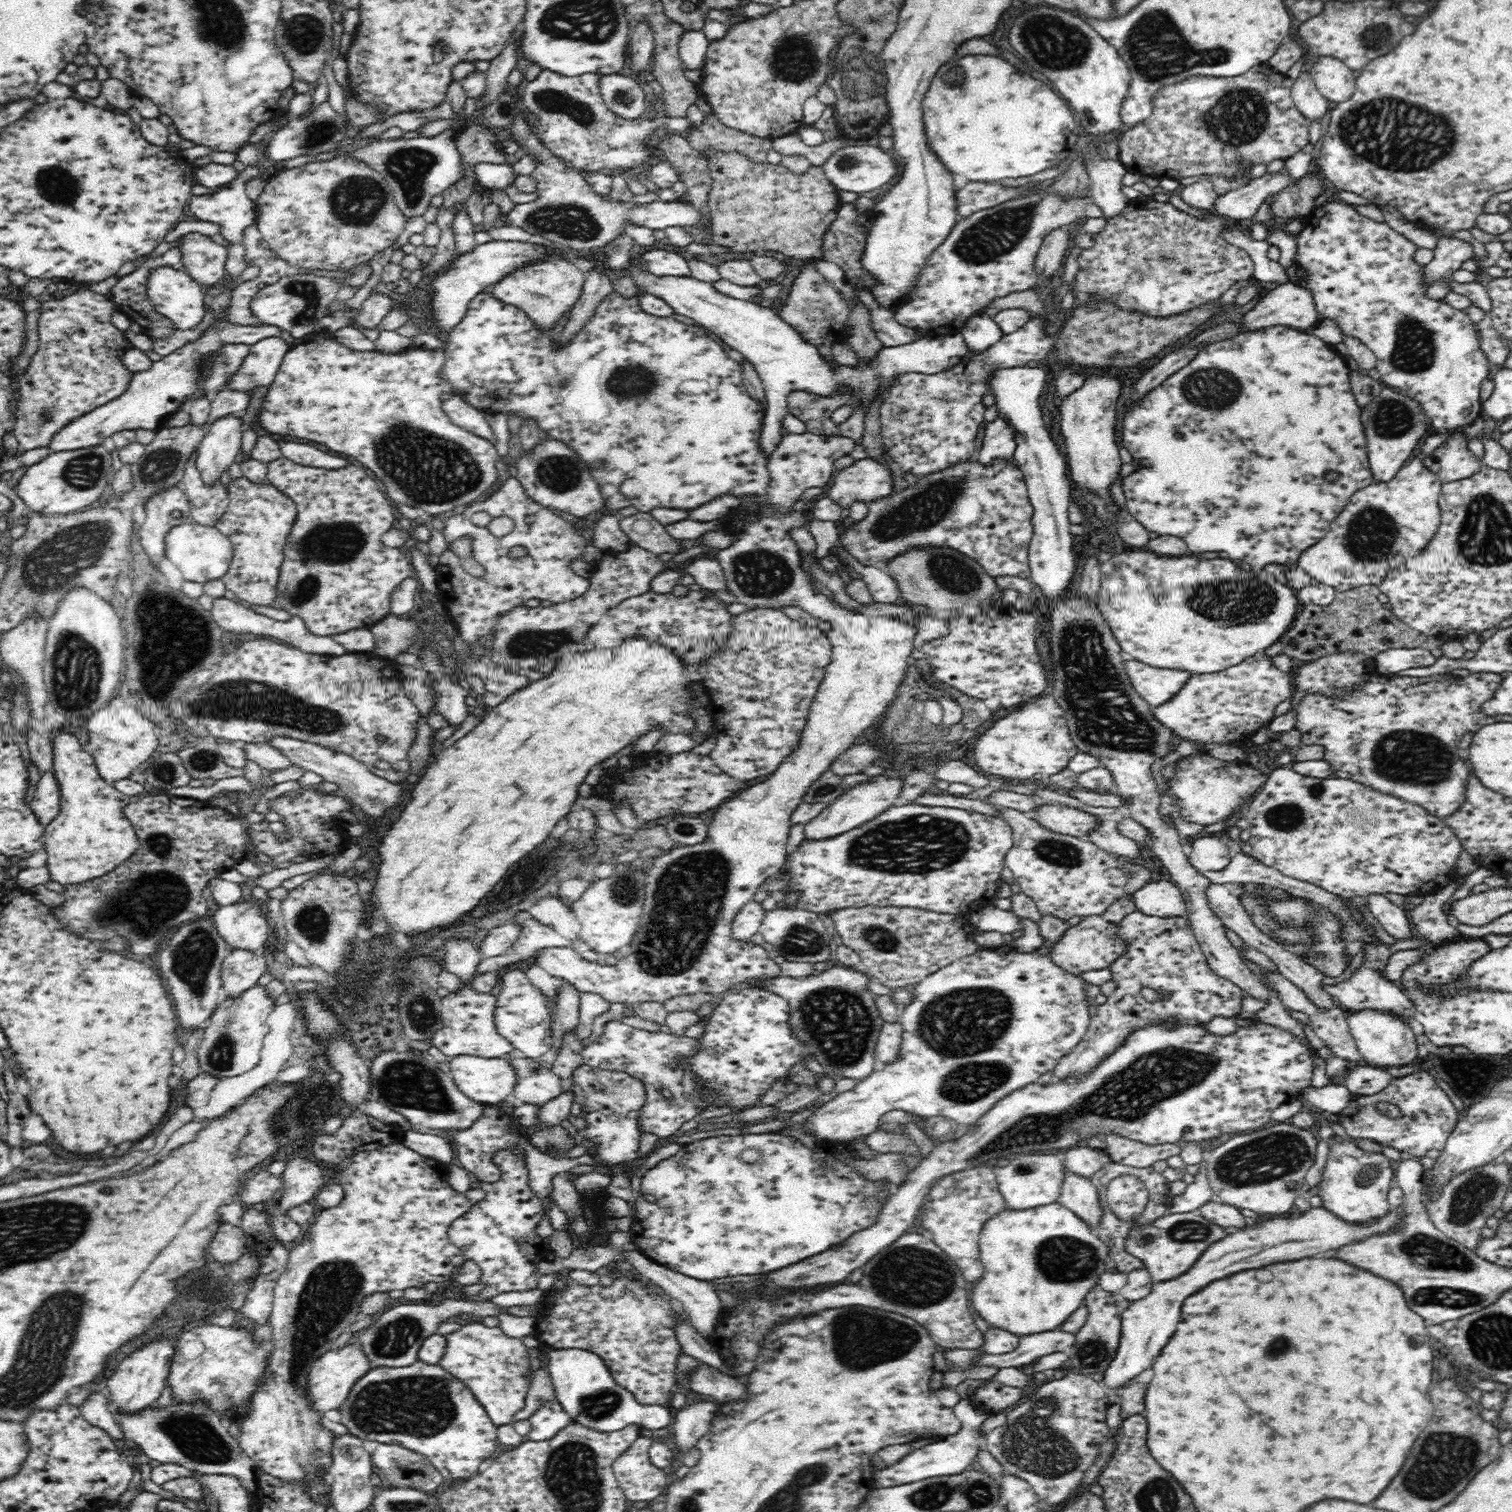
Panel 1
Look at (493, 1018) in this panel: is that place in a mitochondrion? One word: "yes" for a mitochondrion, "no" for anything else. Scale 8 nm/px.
no

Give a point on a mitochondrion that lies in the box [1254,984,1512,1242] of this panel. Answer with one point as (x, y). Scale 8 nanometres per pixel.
(1477, 1191)

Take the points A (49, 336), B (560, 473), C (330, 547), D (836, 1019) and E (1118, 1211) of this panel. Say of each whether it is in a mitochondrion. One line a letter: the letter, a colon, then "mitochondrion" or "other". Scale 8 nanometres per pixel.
A: other
B: mitochondrion
C: mitochondrion
D: mitochondrion
E: other

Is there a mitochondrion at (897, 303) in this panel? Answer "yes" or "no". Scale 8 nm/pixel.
no

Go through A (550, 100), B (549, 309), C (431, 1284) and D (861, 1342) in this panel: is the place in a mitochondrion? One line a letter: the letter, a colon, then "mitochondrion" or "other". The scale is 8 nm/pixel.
A: mitochondrion
B: other
C: other
D: mitochondrion

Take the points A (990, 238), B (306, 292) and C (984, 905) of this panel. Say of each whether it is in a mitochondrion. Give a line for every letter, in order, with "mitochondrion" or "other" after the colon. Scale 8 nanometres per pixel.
A: mitochondrion
B: mitochondrion
C: other

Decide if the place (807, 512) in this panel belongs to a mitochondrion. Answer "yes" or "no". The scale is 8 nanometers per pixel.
no

